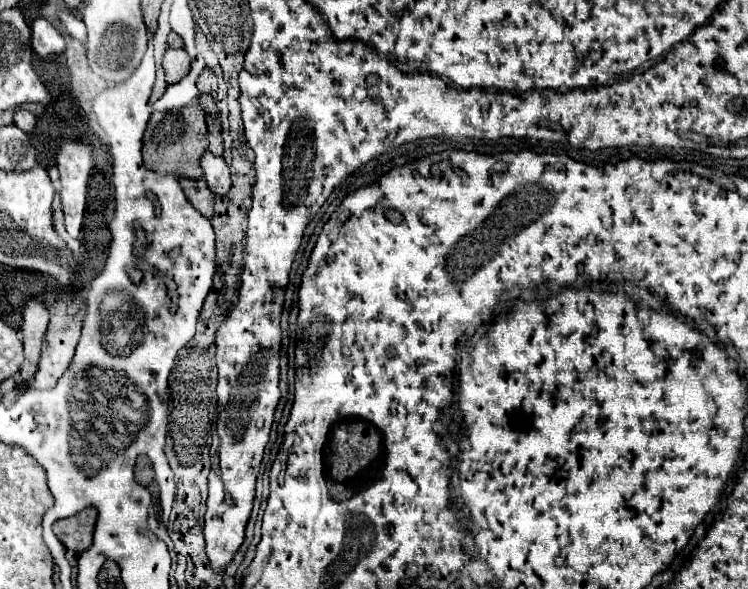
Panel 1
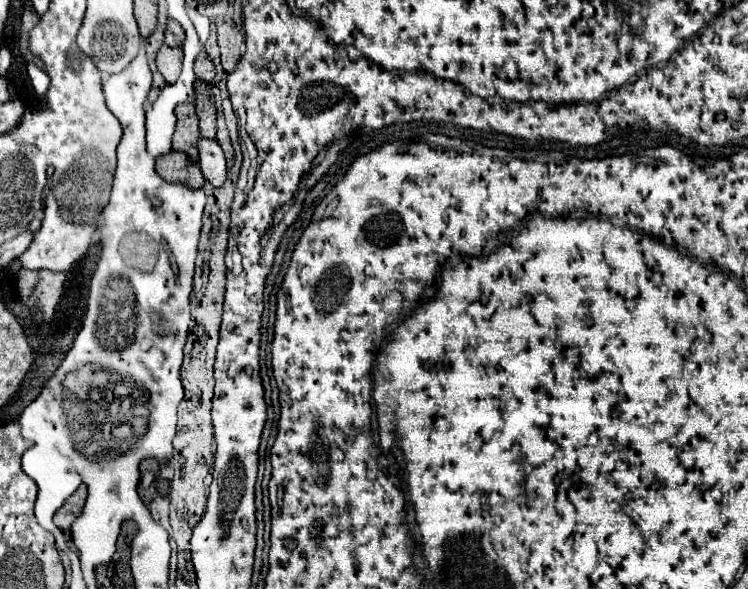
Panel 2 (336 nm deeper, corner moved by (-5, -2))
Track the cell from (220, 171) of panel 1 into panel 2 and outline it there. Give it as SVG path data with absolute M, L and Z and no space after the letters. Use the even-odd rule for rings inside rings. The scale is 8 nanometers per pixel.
M199 139L199 165L205 175L205 179L213 187L221 187L225 183L227 167L225 167L225 155L217 141L213 139Z

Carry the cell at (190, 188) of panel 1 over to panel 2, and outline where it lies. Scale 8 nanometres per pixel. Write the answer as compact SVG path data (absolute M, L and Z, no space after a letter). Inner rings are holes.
M171 151L157 159L157 173L169 183L183 183L191 189L201 189L205 177L197 163L191 163L187 155Z

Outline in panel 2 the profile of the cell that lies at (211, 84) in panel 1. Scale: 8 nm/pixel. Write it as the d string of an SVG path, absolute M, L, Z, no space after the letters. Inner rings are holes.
M201 51L195 59L195 75L205 83L211 83L215 79L215 65L205 51Z

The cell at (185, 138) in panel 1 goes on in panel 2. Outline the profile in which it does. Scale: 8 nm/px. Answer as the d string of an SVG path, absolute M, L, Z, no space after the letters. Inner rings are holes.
M181 103L175 107L175 115L177 115L177 129L173 135L173 149L187 153L189 159L197 163L197 141L201 133L197 127L195 107L189 103Z

